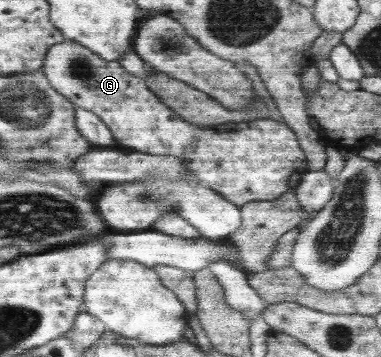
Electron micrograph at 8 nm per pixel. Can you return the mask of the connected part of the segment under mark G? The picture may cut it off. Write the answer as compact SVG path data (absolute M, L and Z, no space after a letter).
M64 38L62 42L50 46L40 69L48 78L50 86L66 97L72 105L94 113L110 129L117 144L153 156L184 156L186 166L194 171L202 187L216 191L234 205L246 205L252 201L272 201L284 192L294 190L308 171L306 153L302 151L296 134L288 125L268 118L210 127L187 123L152 93L146 81L126 72L118 60L106 61L76 40Z

